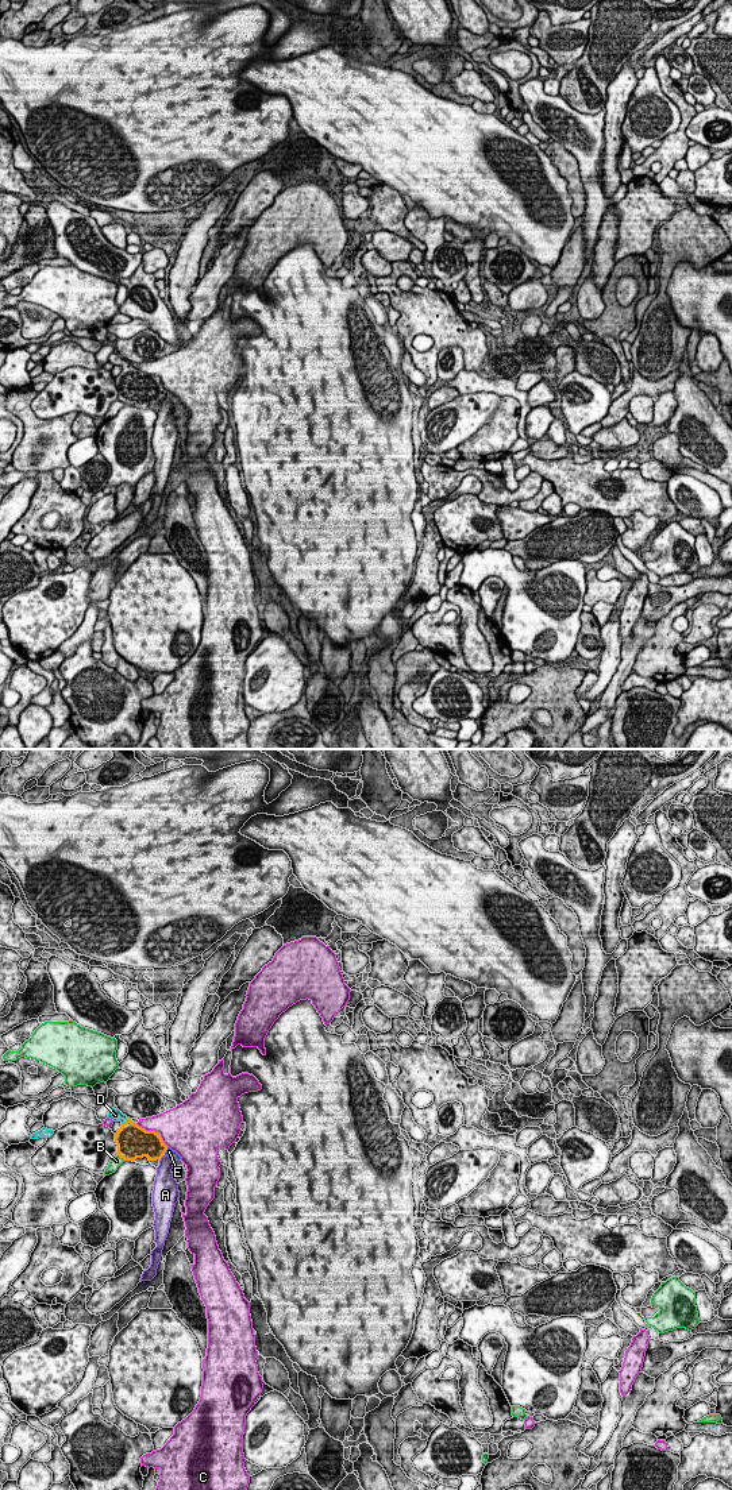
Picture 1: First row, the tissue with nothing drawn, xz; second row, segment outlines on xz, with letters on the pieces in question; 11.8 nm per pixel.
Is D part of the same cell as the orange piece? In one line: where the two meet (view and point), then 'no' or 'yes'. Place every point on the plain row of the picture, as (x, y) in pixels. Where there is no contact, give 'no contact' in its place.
contact xz (126, 366); yes

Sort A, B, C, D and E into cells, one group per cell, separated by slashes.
A / B / C / D E

